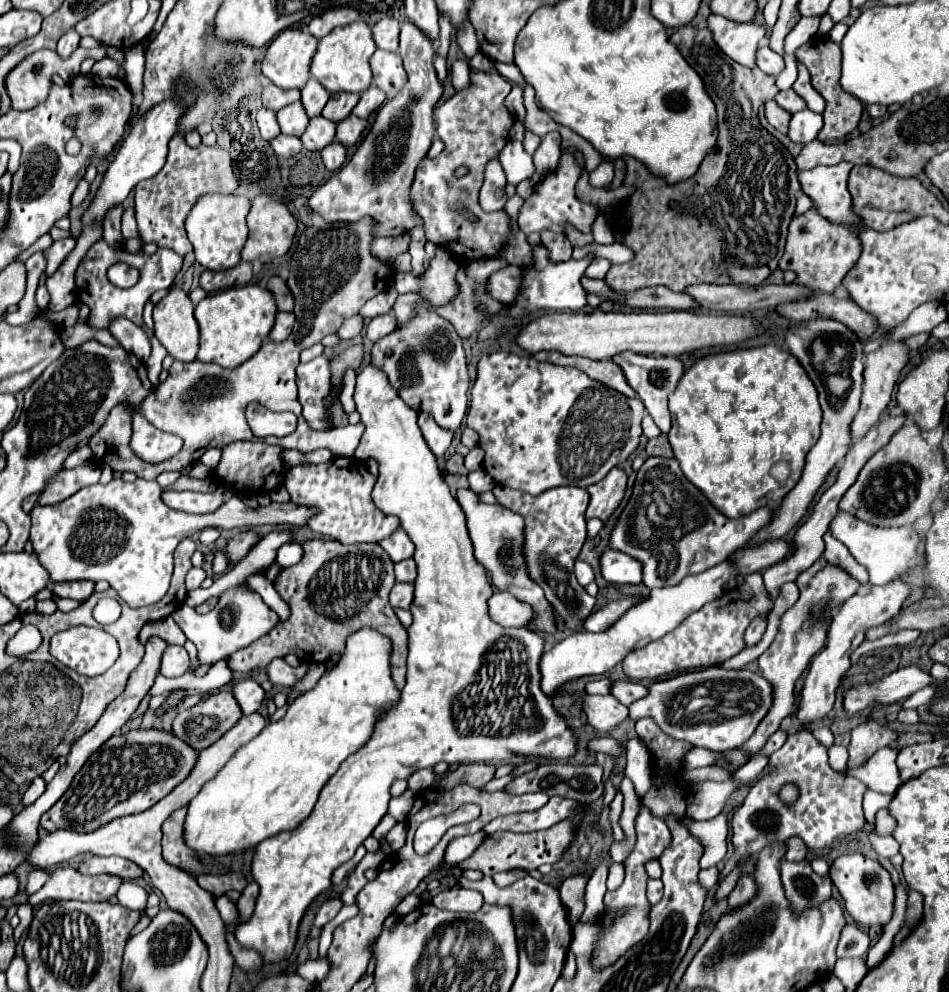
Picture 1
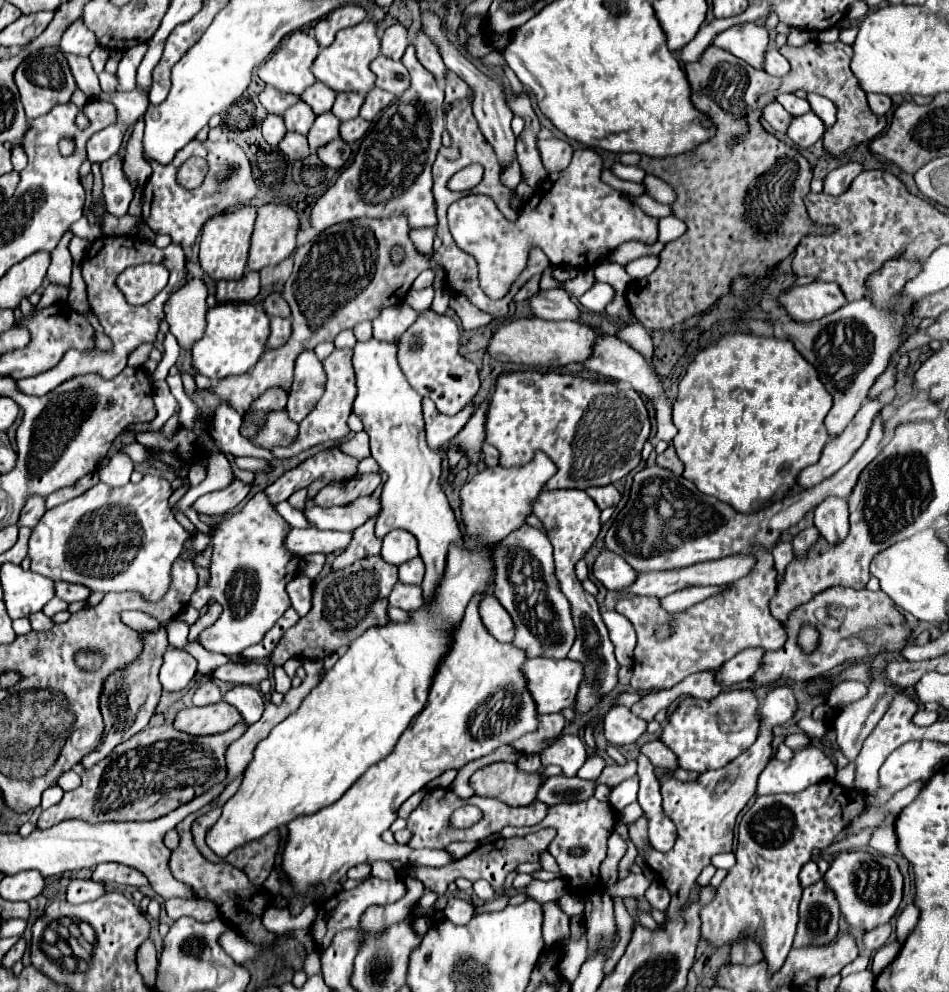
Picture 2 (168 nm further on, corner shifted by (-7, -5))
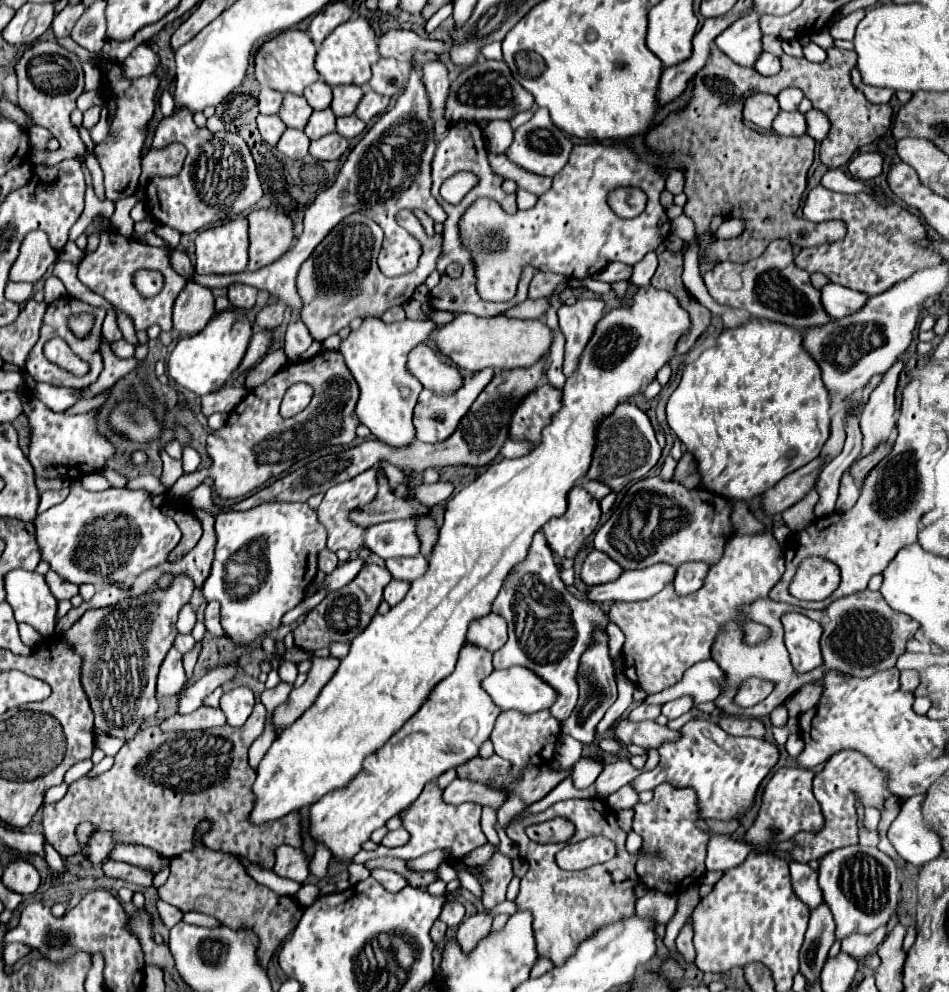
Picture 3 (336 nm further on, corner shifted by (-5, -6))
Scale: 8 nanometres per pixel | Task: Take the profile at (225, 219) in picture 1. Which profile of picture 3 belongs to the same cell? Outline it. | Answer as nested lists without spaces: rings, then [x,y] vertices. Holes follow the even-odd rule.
[[[237,217],[219,227],[205,229],[195,239],[195,271],[201,275],[229,275],[247,269],[247,219]]]

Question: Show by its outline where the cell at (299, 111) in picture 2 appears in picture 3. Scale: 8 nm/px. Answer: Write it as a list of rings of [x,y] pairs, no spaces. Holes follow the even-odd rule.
[[[293,93],[283,95],[279,117],[283,119],[283,123],[287,127],[303,129],[307,119],[311,117],[311,113],[313,113],[313,109],[307,105],[307,99],[303,95],[293,95]]]

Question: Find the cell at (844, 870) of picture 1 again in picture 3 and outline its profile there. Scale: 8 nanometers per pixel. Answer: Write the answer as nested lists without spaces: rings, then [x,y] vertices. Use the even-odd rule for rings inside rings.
[[[849,845],[835,849],[819,861],[817,873],[823,899],[829,905],[837,925],[837,939],[843,939],[851,933],[873,933],[879,925],[887,925],[897,909],[901,889],[897,865],[877,847]]]

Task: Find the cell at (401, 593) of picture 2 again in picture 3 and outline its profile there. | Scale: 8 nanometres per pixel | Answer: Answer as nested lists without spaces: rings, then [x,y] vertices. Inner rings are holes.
[[[391,579],[391,583],[385,587],[385,601],[393,607],[397,605],[399,601],[403,601],[403,597],[407,595],[409,591],[409,583],[407,581],[399,581],[399,579]]]

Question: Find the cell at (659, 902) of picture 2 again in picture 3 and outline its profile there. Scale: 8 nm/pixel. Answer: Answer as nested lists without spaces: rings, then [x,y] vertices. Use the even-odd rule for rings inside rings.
[[[657,889],[647,891],[637,901],[637,913],[639,917],[653,917],[655,921],[667,925],[677,911],[677,895],[667,895]]]

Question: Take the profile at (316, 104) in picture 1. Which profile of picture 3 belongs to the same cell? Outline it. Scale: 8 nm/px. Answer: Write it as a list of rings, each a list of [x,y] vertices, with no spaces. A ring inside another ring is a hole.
[[[323,79],[315,81],[313,85],[309,85],[303,95],[305,95],[307,103],[309,103],[315,111],[327,109],[327,107],[331,105],[331,87],[329,87]]]

